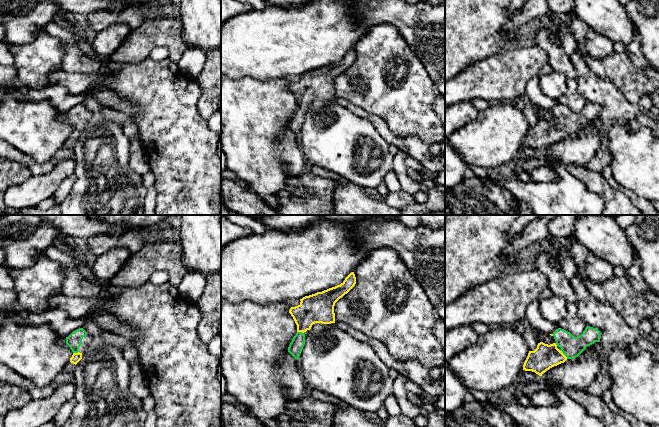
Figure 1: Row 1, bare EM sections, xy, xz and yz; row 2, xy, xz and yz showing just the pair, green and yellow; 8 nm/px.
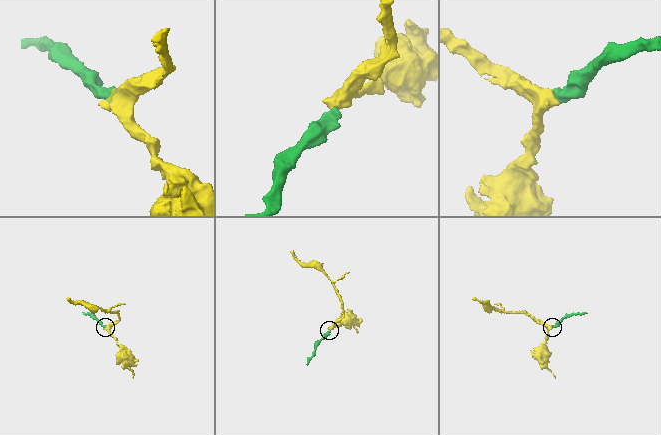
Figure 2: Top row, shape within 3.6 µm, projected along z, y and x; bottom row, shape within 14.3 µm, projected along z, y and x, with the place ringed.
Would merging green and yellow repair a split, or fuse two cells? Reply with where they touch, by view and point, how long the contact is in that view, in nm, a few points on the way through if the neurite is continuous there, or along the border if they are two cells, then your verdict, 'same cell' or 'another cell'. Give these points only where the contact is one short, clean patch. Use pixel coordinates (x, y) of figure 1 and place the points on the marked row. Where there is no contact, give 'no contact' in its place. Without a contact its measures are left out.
meets green in yz at (563, 353); contact 90 nm long; runs through yz (571, 346), (563, 353), (544, 357); same cell

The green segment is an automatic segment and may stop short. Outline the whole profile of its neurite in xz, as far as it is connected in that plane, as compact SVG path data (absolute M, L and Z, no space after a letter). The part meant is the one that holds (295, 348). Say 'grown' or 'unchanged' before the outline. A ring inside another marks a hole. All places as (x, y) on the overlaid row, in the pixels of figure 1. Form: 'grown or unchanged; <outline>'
grown; M351 272L340 285L305 296L300 299L301 302L298 306L290 308L289 313L297 325L297 333L288 347L288 352L295 359L299 359L304 347L304 333L310 330L315 323L335 323L335 303L347 294L355 284L356 277L354 272Z

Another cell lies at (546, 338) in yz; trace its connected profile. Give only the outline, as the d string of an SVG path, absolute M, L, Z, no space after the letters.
M535 328L535 333L536 333L536 340L538 343L543 342L548 345L556 343L554 337L548 333L544 333L542 331L539 331L536 328Z

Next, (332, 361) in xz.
M335 323L312 325L298 359L298 368L306 386L324 392L365 412L377 412L393 394L394 374L374 349L360 342Z

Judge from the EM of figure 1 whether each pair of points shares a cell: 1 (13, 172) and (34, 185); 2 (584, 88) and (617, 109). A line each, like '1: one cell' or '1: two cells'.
1: two cells
2: one cell

